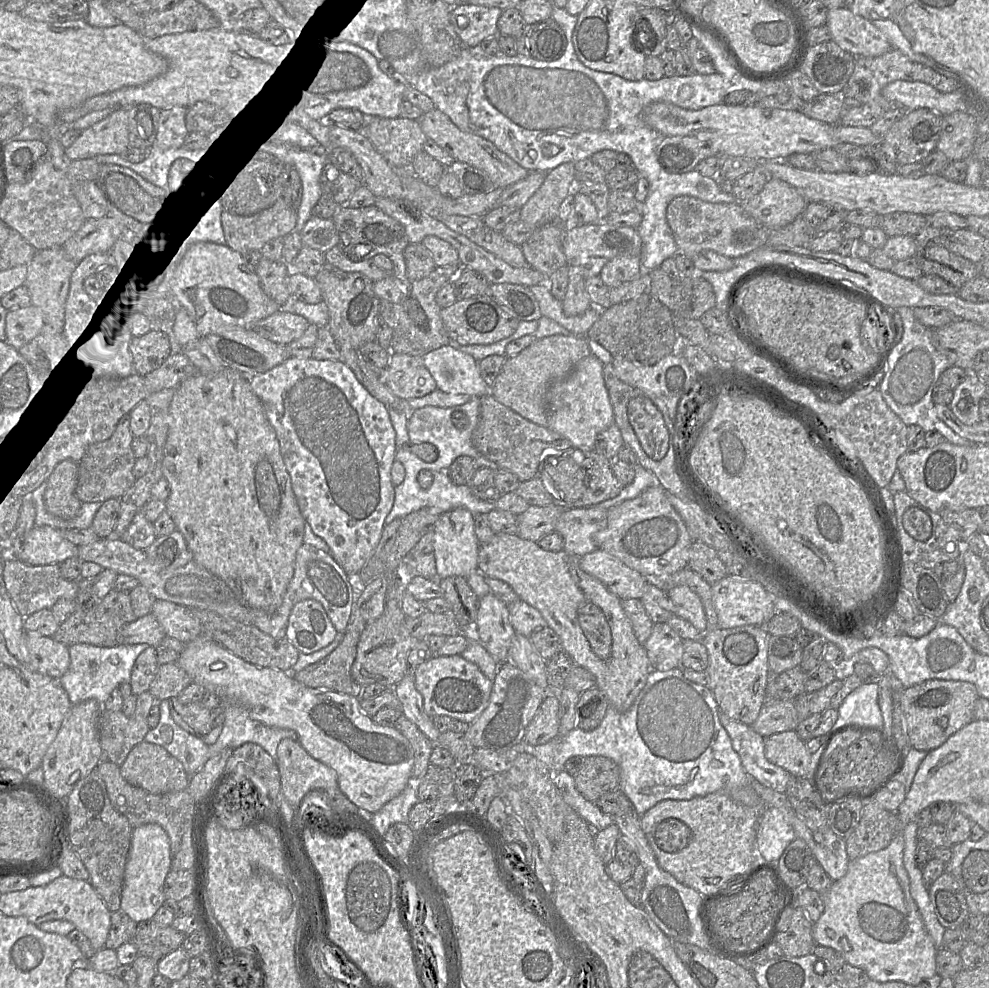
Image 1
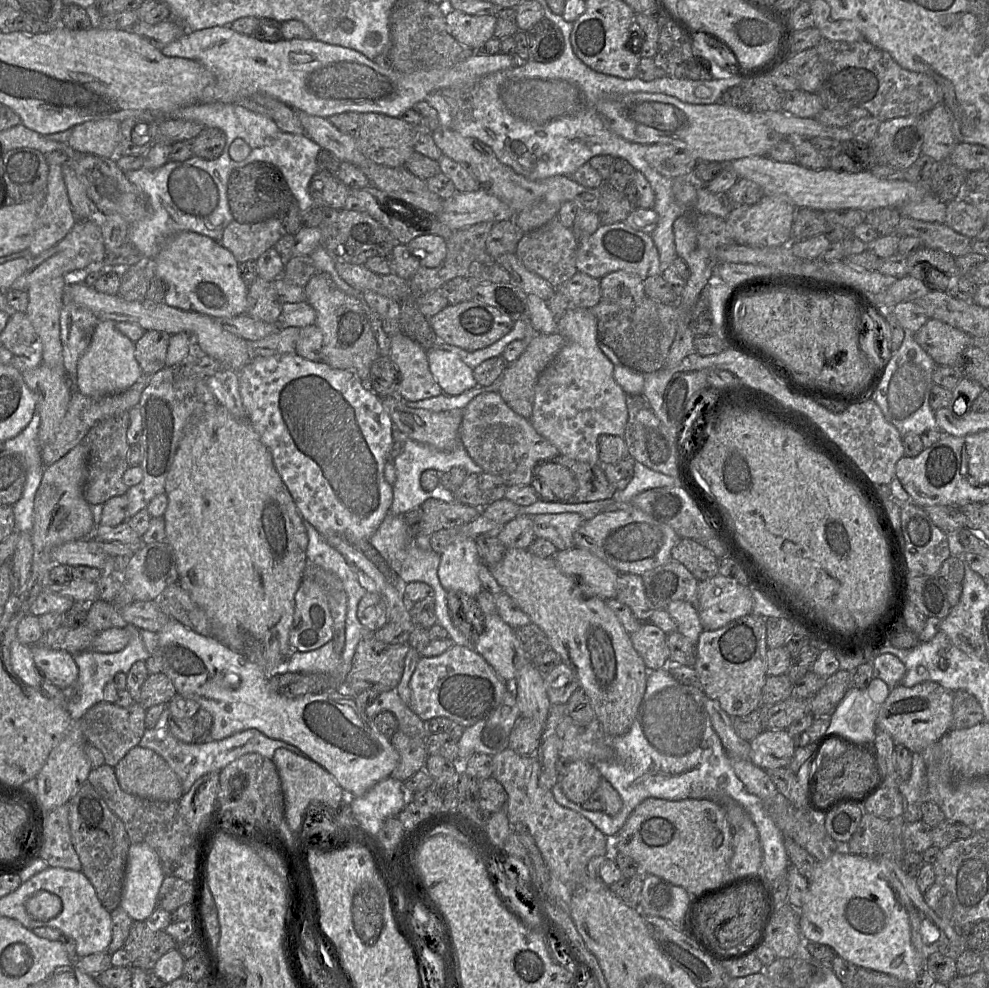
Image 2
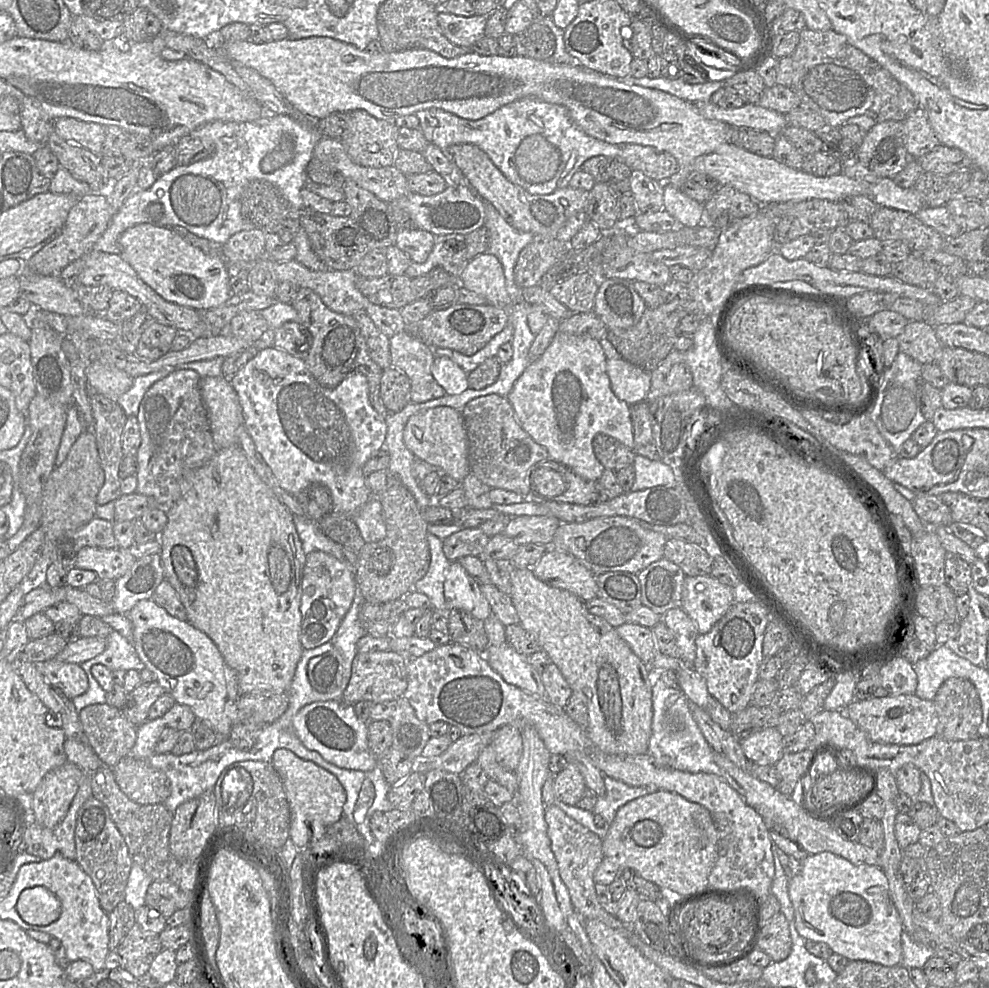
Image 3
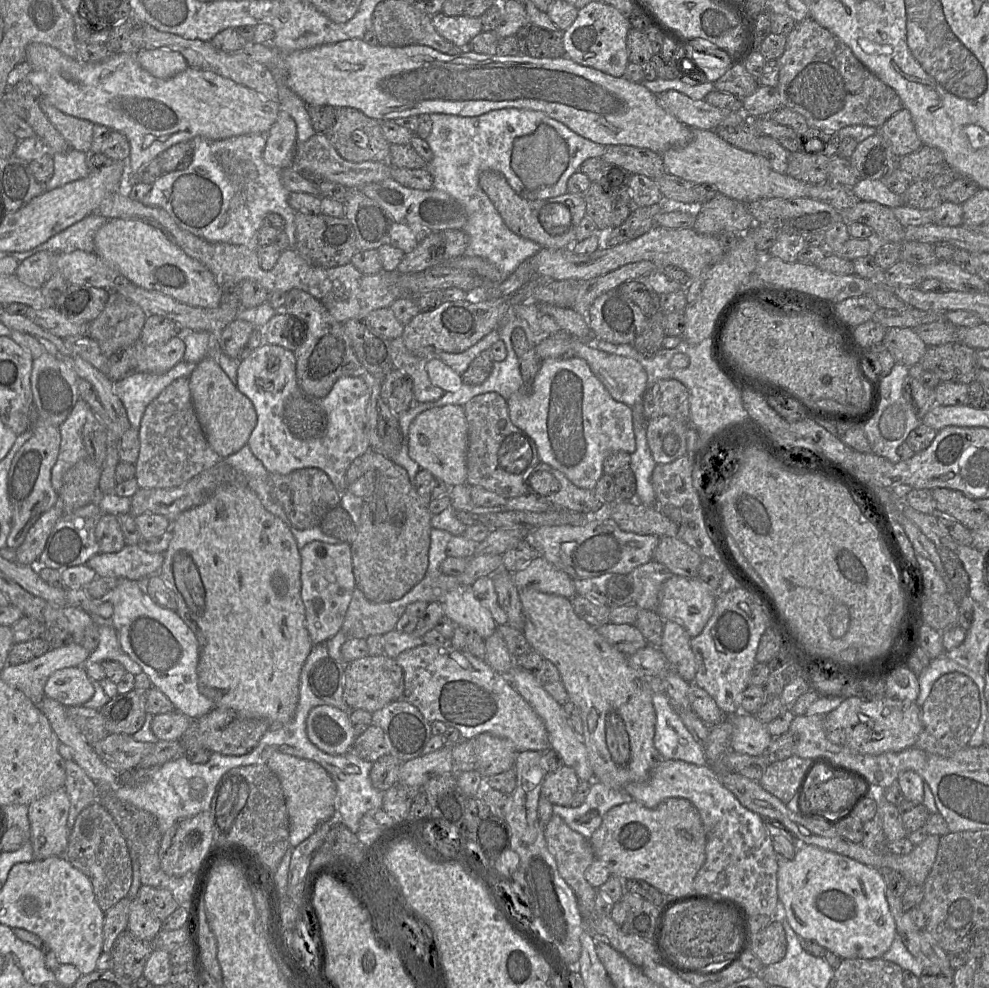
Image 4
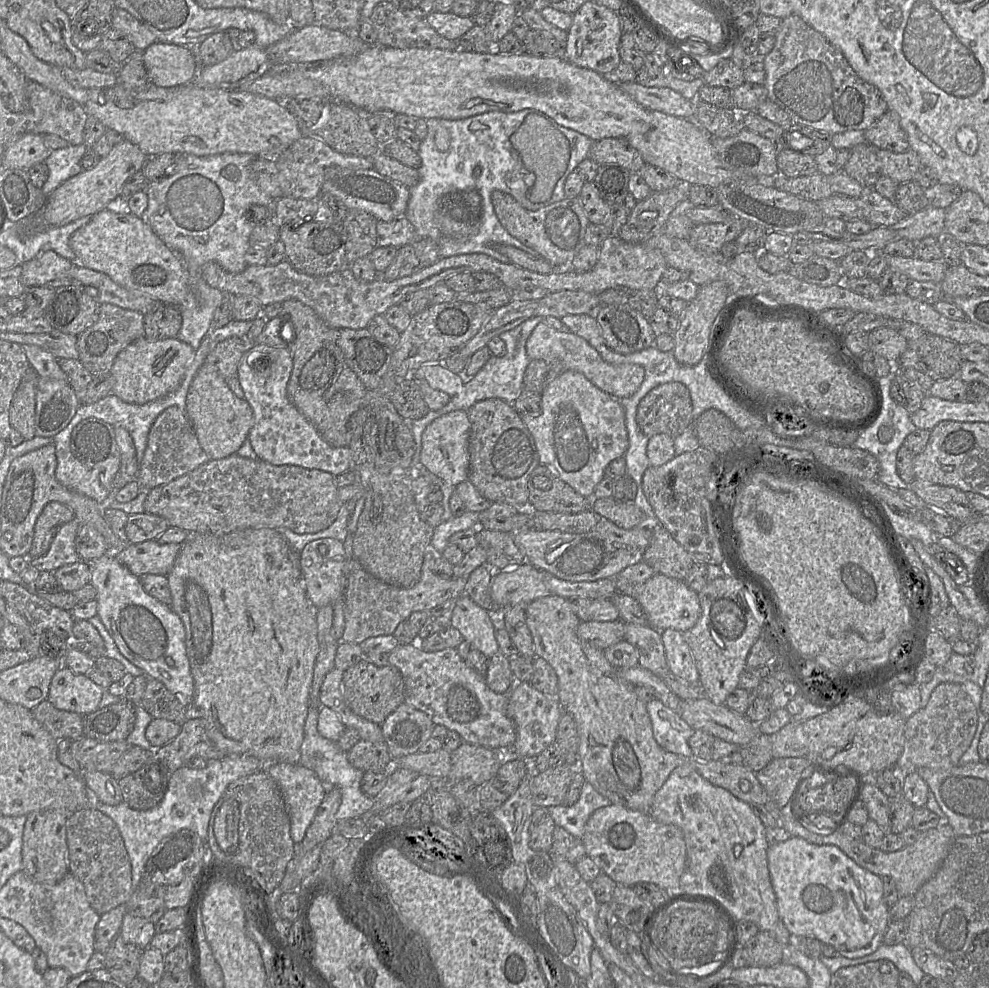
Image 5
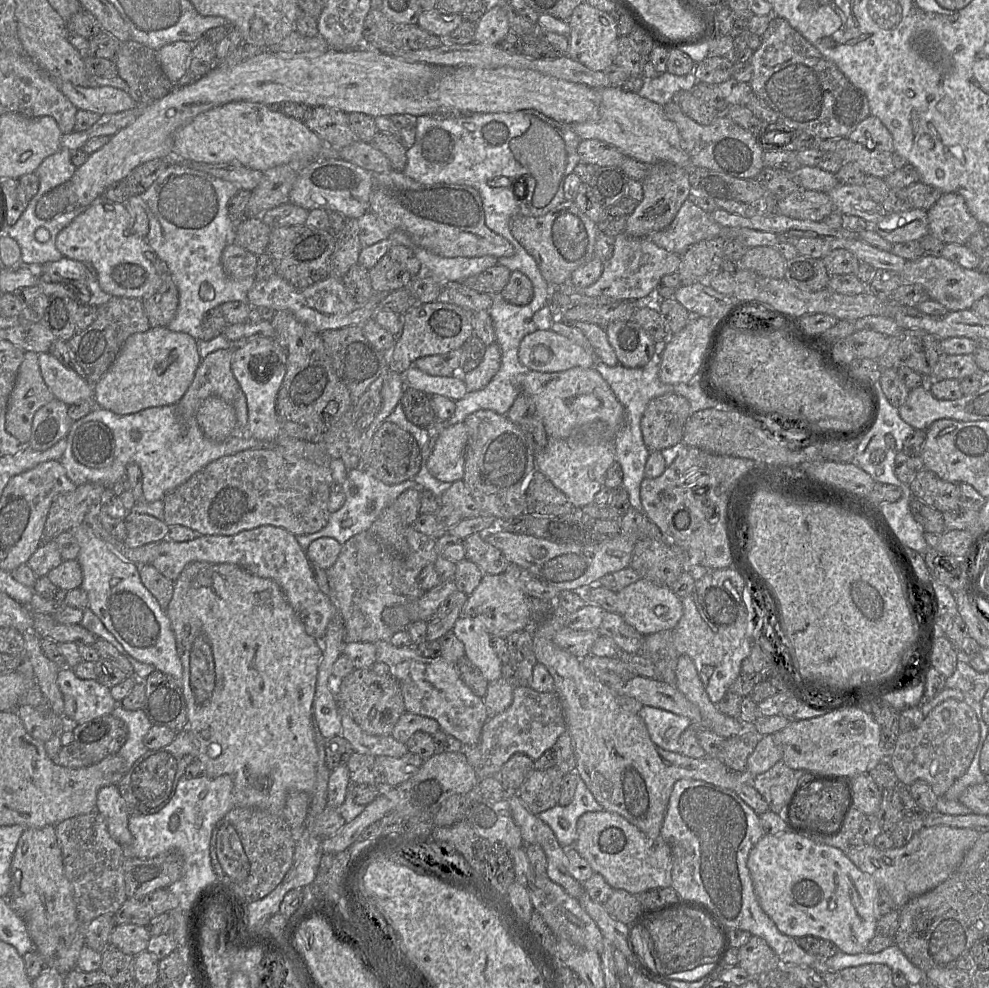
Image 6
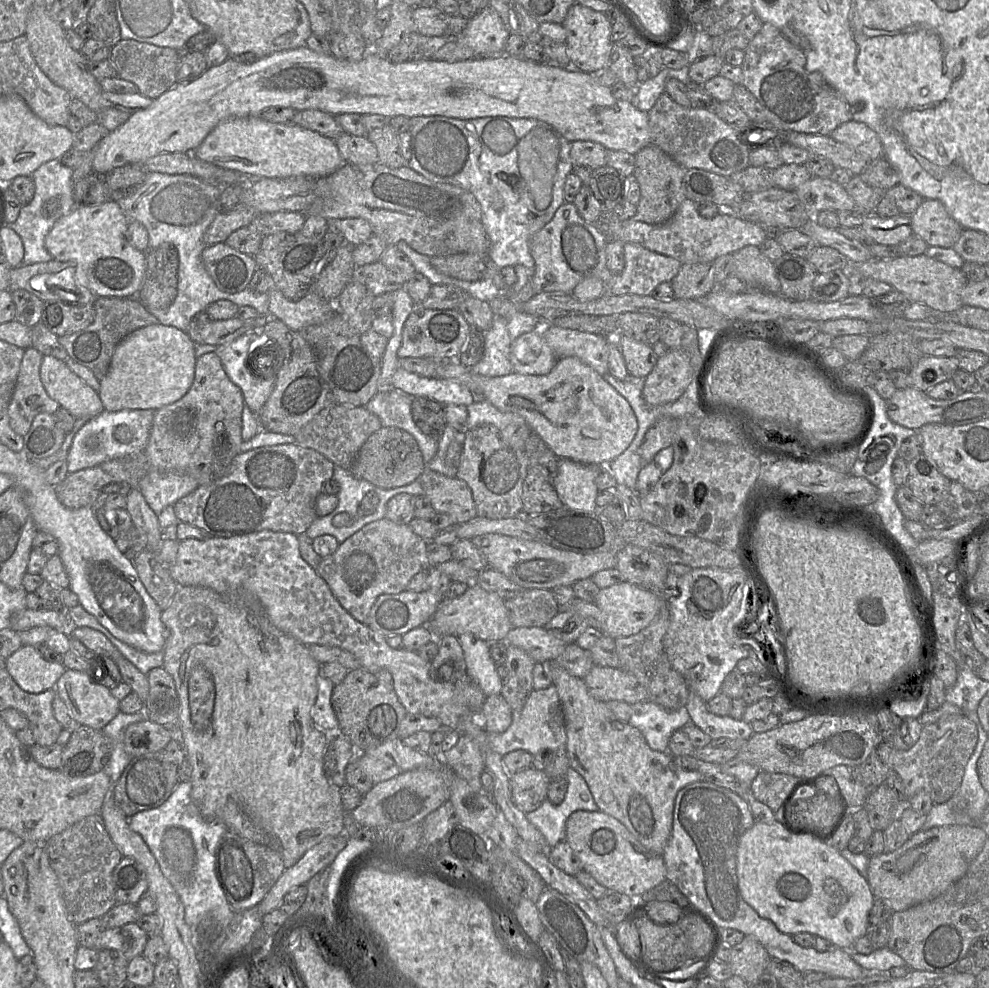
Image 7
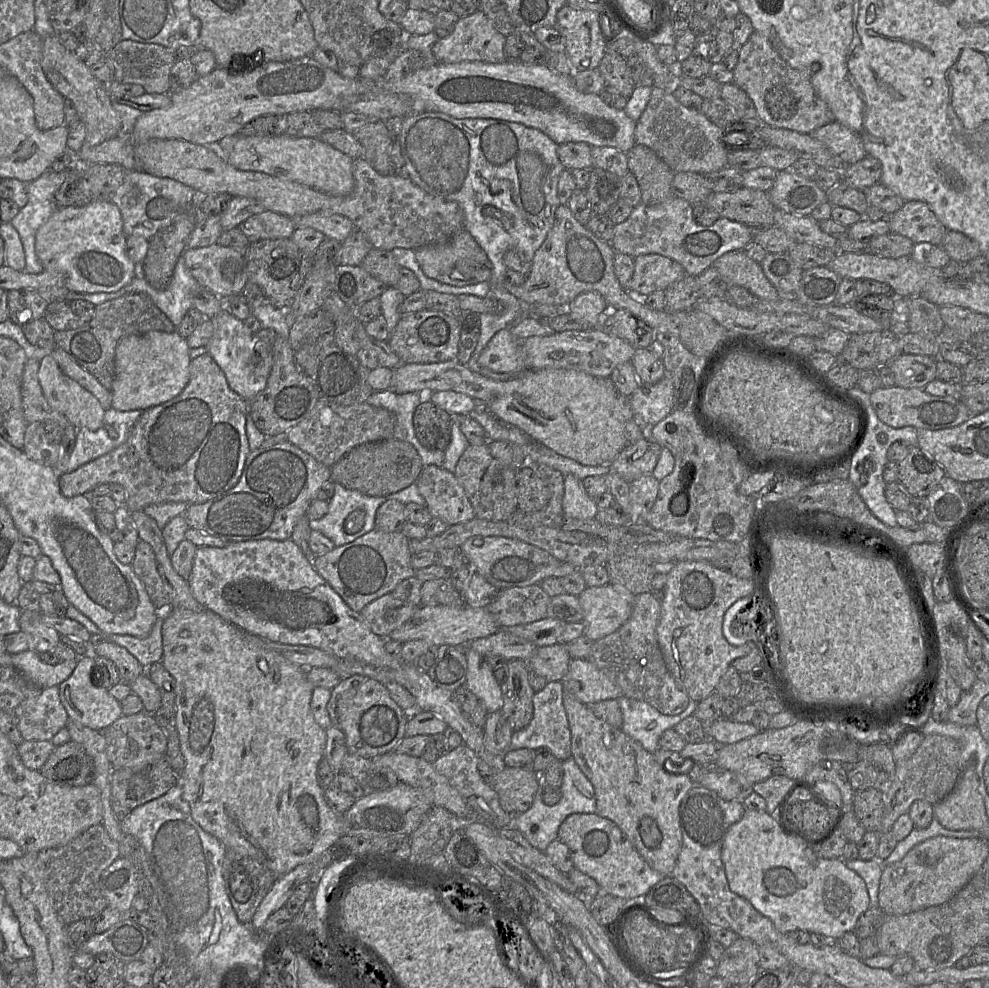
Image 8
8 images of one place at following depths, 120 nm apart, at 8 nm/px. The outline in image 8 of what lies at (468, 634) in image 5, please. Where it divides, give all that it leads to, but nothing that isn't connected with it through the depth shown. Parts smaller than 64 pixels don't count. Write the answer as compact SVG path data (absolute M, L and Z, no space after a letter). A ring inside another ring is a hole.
M464 647L467 661L465 685L485 706L488 713L500 711L503 705L501 687L483 656L470 647Z

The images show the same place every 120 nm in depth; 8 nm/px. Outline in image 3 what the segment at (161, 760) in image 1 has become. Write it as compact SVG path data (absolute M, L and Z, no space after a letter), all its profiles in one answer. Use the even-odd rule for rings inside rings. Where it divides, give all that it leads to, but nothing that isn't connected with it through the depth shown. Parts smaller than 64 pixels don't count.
M125 755L112 768L120 790L138 804L163 803L171 793L168 777L143 759Z

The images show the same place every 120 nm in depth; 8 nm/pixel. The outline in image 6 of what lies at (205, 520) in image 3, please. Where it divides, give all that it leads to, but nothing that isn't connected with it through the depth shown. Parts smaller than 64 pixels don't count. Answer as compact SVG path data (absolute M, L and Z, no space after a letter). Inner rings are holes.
M192 562L185 566L174 582L173 596L165 611L171 622L177 653L183 666L180 685L187 706L186 730L192 734L192 740L198 749L197 759L201 762L203 775L209 778L230 775L234 782L233 806L255 807L274 815L282 814L289 792L302 791L312 795L316 787L318 752L311 717L323 645L321 641L307 634L302 621L286 600L279 585L234 564Z

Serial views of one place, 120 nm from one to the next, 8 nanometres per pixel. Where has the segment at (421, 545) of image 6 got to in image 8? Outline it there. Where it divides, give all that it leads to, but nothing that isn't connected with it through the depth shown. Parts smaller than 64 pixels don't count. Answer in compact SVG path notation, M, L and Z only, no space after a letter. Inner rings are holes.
M375 528L351 543L317 556L314 568L352 610L360 613L370 602L390 594L403 580L415 575L409 540L402 532Z

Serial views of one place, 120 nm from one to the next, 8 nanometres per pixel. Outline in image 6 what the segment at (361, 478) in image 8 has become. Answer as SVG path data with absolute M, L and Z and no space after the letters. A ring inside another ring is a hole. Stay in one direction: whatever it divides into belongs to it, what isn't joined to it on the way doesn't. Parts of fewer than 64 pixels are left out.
M383 422L372 439L365 471L387 485L413 480L421 466L415 438L391 422Z

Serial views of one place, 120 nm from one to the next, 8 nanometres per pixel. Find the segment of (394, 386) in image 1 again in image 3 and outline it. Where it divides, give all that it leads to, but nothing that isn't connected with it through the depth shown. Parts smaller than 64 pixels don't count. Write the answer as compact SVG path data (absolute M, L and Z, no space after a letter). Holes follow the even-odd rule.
M408 328L389 340L391 366L403 371L409 378L411 402L422 403L446 394L431 373L435 358L432 348Z

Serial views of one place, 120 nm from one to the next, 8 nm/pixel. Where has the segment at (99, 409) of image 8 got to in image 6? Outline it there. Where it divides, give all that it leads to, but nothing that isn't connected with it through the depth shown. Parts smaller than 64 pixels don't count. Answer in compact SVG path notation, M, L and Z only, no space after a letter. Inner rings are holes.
M49 352L38 354L41 376L53 396L65 403L94 401L94 388L91 383L72 369L62 365Z

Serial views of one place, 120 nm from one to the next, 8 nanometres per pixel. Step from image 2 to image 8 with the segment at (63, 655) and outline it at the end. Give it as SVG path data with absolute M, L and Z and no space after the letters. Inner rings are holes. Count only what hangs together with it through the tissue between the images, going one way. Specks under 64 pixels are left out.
M87 654L79 657L71 676L59 685L60 700L73 721L80 722L96 731L104 731L123 716L121 703L113 698L108 690L93 684L91 672L95 666L95 656Z

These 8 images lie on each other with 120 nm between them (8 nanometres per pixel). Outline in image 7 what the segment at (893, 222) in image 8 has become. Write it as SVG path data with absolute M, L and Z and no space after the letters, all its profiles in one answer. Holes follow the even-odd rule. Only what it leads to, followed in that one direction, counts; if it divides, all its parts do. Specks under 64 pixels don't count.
M924 199L921 205L911 215L913 234L923 239L928 246L951 248L959 239L963 228L947 212L945 206L936 199Z

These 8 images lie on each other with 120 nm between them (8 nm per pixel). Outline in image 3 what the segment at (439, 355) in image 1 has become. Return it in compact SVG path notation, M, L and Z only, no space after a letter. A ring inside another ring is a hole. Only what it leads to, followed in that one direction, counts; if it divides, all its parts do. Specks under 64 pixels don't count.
M435 357L431 373L446 395L458 395L469 388L468 373L448 357Z

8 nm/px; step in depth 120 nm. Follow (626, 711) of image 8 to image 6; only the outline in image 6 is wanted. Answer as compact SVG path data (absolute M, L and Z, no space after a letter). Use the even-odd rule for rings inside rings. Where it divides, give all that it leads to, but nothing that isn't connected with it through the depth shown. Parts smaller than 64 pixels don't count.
M643 706L638 715L643 719L651 740L660 748L680 753L680 735L692 725L690 719L663 709Z

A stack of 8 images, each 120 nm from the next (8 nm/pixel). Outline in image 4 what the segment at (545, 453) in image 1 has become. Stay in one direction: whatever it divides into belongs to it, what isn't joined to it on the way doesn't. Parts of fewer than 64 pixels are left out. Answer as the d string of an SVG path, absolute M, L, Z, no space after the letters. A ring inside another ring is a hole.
M496 392L473 397L464 406L467 422L467 484L479 486L505 499L531 492L527 478L539 464L534 441L510 420L507 400Z

